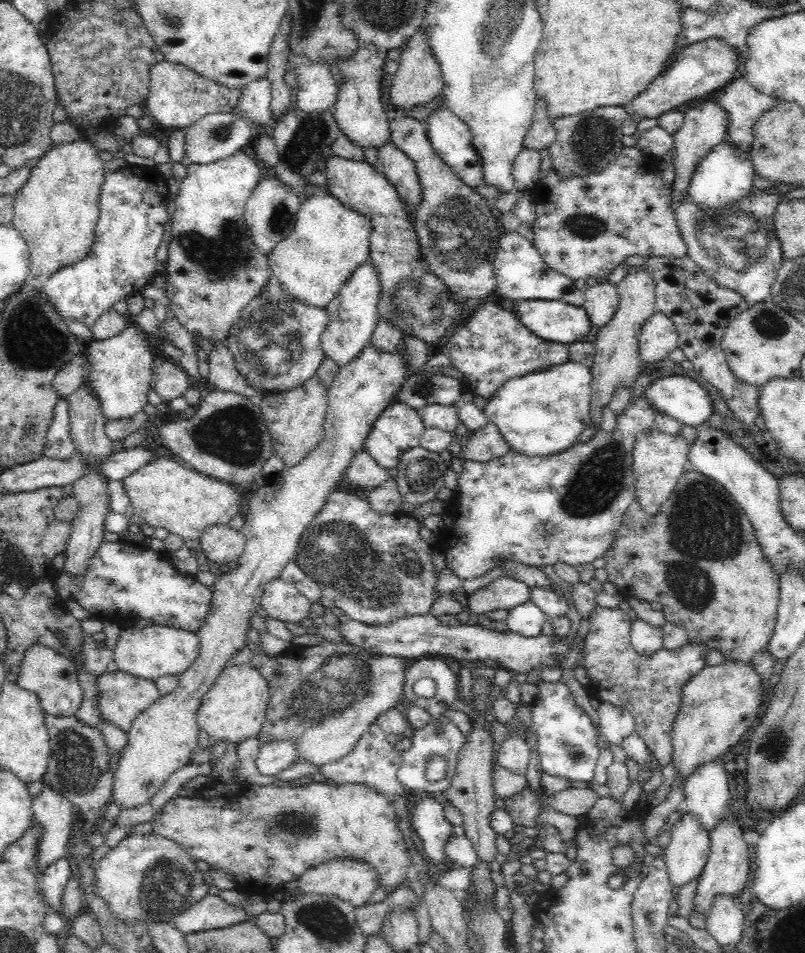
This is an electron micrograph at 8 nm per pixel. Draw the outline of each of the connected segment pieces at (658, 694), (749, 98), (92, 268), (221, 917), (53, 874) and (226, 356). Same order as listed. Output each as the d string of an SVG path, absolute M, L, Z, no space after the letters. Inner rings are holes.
M596 608L592 616L588 618L589 632L583 638L582 646L577 646L579 652L577 664L586 670L586 678L588 678L586 690L590 697L599 699L601 703L610 703L618 708L625 708L633 716L635 733L646 743L657 764L667 770L672 754L671 726L680 708L682 686L706 666L702 651L707 648L706 644L690 642L678 649L662 648L652 655L640 655L633 649L629 639L632 619L632 615L625 614L619 608L617 610Z
M737 76L724 87L715 103L727 115L728 130L726 141L738 145L740 149L748 149L752 144L752 126L759 116L776 106L777 99L768 98L752 88L745 77Z
M132 161L114 172L105 171L99 200L100 216L93 228L92 248L83 259L58 270L38 288L64 321L76 320L90 329L113 304L130 295L139 294L144 286L152 284L156 248L162 242L168 220L171 220L167 206L171 188L170 180L149 162Z
M204 896L188 909L176 912L174 926L185 935L208 929L228 928L229 925L250 921L255 924L258 915L250 915L242 906L226 903L220 896Z
M69 855L60 857L51 864L43 878L40 879L40 888L44 893L44 899L48 901L50 908L58 914L60 914L59 908L61 907L60 896L63 895L62 891L71 880L72 875L75 874L74 869L72 858Z
M227 345L224 348L218 346L214 354L210 355L210 378L208 380L218 387L218 391L234 392L248 398L257 396L259 393L264 394L252 389L252 386L249 386L244 378L239 376L234 358Z

